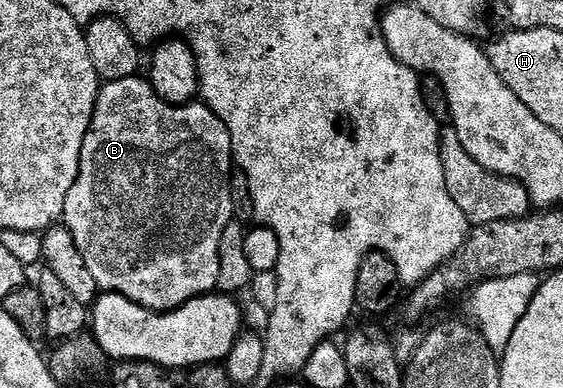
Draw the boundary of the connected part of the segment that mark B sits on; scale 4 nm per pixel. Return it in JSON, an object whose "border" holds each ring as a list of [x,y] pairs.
{"border":[[[143,76],[127,77],[117,81],[104,81],[100,87],[100,97],[96,101],[96,113],[90,123],[90,131],[86,135],[86,143],[82,143],[82,159],[80,160],[80,174],[70,187],[70,195],[66,195],[62,224],[74,235],[78,249],[86,259],[86,267],[94,275],[101,290],[110,293],[120,293],[156,313],[169,313],[172,309],[182,307],[186,302],[196,297],[211,294],[218,283],[220,270],[220,248],[222,237],[226,235],[226,227],[234,220],[235,205],[231,198],[231,177],[234,170],[232,156],[232,140],[230,131],[209,105],[203,103],[189,103],[186,105],[171,105],[163,101],[152,87],[151,80]]]}

